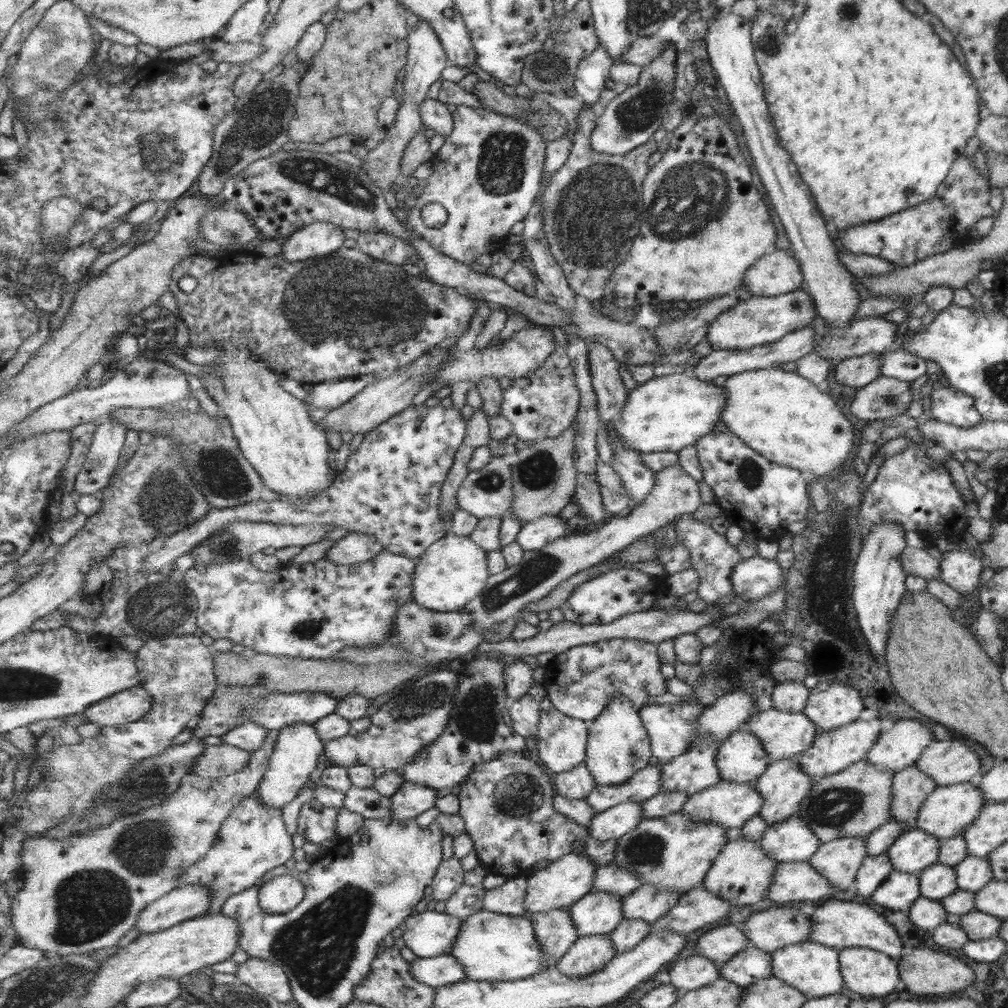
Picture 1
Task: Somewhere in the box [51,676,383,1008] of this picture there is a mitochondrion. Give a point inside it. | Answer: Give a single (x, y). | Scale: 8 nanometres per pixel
(319, 947)

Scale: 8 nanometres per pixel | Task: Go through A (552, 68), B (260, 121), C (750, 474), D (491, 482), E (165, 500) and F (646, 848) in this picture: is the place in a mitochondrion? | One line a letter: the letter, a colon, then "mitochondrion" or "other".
A: mitochondrion
B: mitochondrion
C: mitochondrion
D: mitochondrion
E: mitochondrion
F: mitochondrion

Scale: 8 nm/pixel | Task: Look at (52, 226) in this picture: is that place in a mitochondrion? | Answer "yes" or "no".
yes

